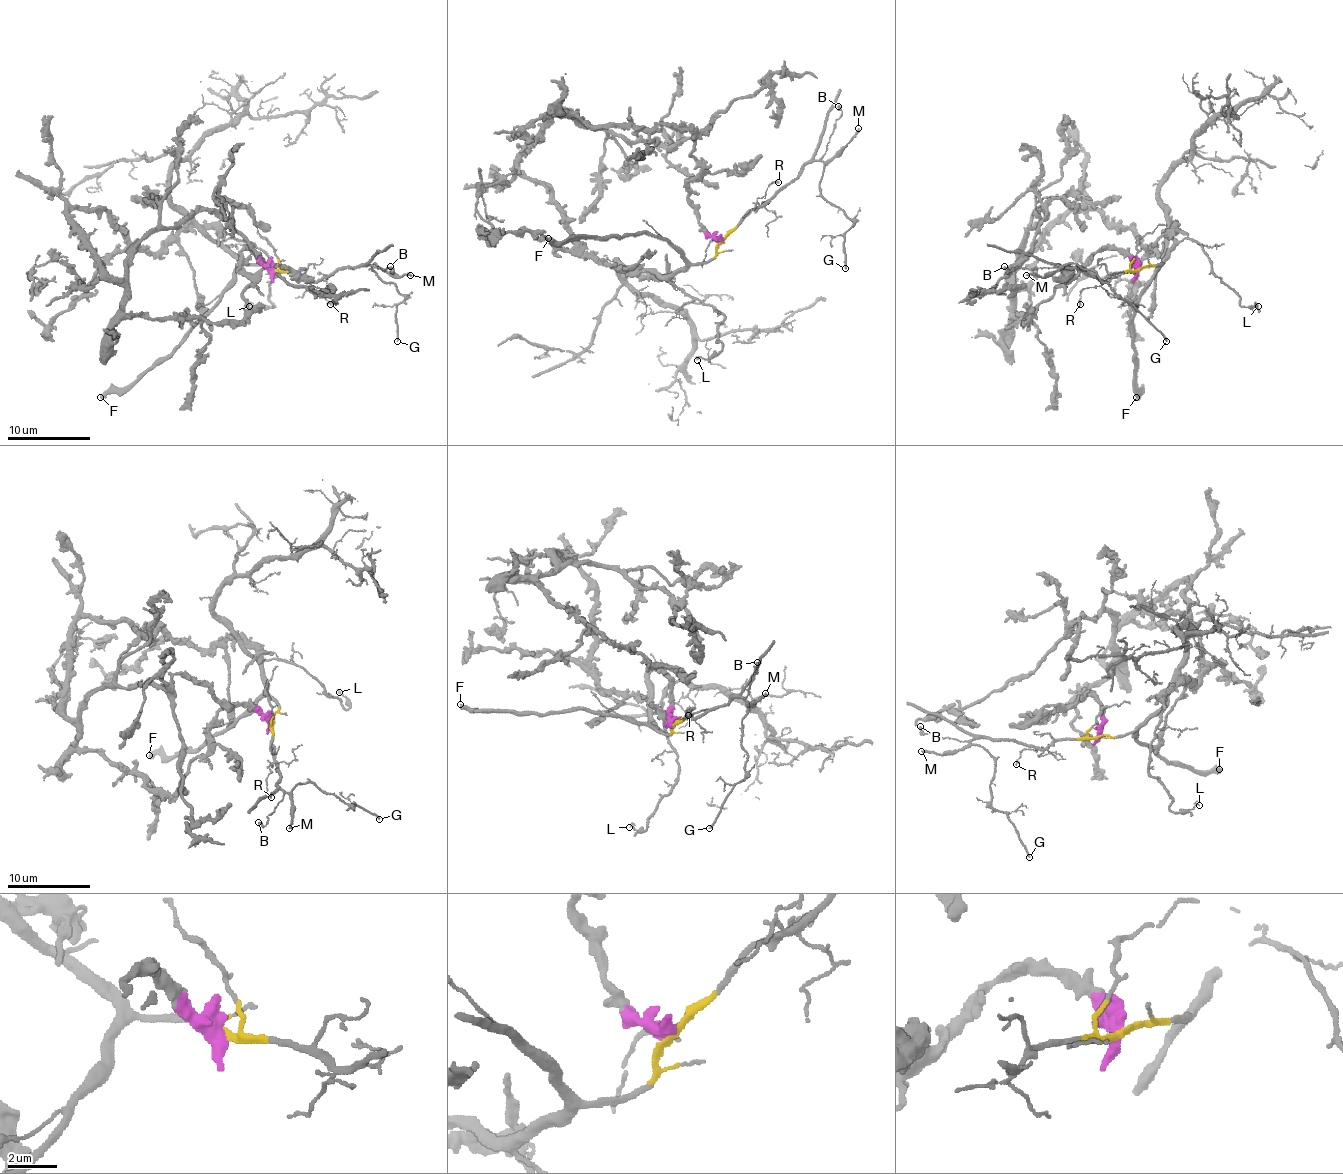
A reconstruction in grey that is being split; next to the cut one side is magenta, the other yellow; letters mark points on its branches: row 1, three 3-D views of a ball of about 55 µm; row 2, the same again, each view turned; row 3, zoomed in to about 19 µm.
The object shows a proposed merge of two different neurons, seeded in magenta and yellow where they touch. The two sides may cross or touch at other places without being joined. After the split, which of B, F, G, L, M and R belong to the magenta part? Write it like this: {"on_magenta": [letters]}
{"on_magenta": []}

